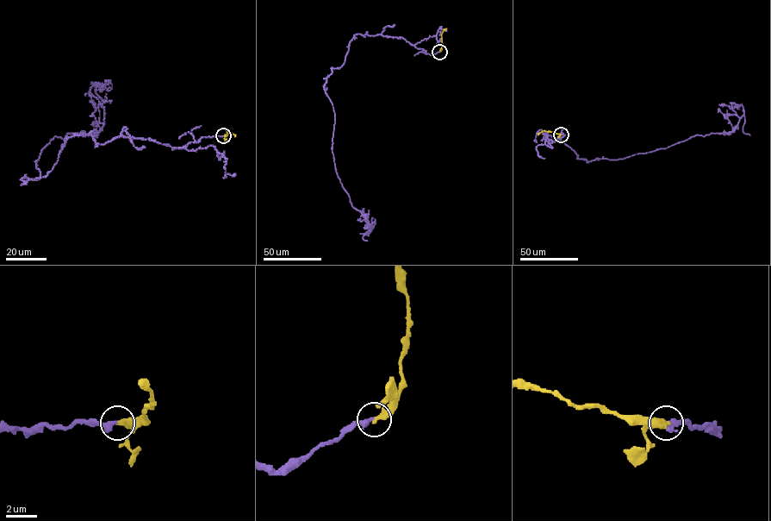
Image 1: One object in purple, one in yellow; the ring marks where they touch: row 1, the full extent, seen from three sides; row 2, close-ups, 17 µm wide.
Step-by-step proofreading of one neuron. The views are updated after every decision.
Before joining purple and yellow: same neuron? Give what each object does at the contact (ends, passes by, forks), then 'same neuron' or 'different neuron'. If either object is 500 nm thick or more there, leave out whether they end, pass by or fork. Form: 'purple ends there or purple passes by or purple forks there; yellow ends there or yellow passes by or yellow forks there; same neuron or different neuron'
purple ends there; yellow ends there; same neuron

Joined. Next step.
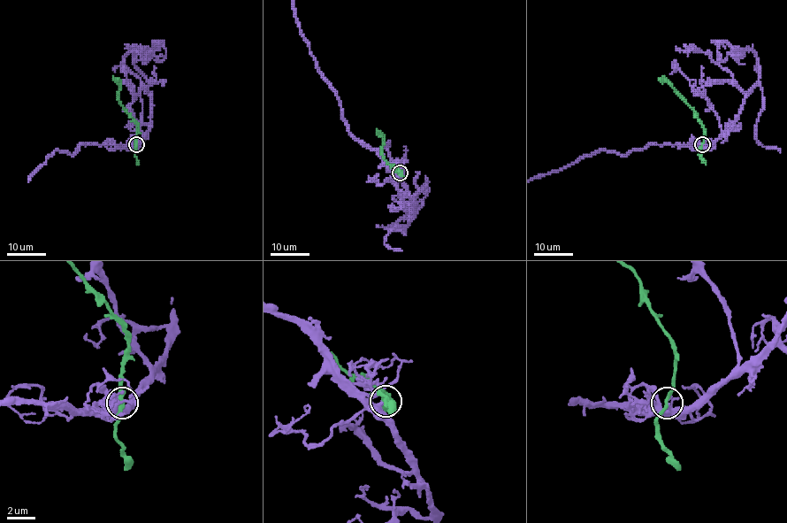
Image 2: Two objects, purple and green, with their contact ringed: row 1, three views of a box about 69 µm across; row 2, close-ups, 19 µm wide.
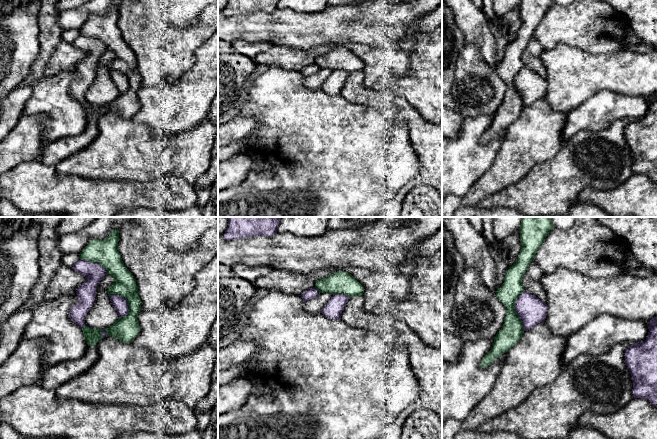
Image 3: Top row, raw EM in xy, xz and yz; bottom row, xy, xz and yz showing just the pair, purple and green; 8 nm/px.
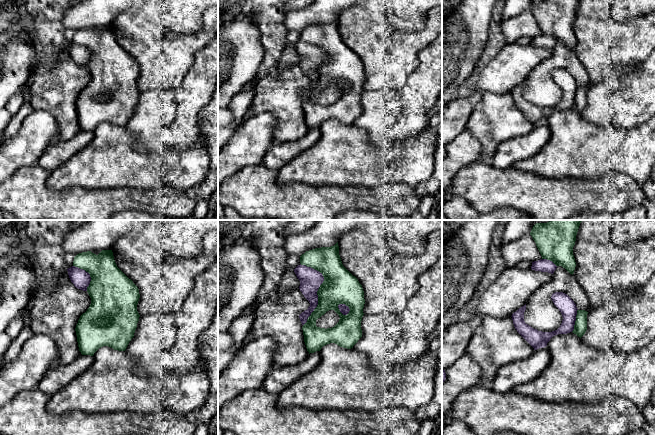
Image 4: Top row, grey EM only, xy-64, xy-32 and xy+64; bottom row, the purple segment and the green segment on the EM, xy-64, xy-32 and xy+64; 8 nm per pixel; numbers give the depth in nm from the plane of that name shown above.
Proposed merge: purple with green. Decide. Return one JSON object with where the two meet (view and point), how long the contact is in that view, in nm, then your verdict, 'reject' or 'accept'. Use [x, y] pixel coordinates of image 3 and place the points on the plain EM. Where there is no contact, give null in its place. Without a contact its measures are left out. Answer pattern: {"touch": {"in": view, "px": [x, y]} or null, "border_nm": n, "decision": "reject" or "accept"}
{"touch": {"in": "yz", "px": [515, 86]}, "border_nm": 320, "decision": "reject"}

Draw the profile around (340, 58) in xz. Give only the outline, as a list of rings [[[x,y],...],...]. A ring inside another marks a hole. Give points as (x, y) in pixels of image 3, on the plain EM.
[[[337,47],[333,50],[319,55],[315,59],[315,64],[320,68],[334,70],[344,70],[348,73],[362,72],[364,63],[351,50],[345,47]]]

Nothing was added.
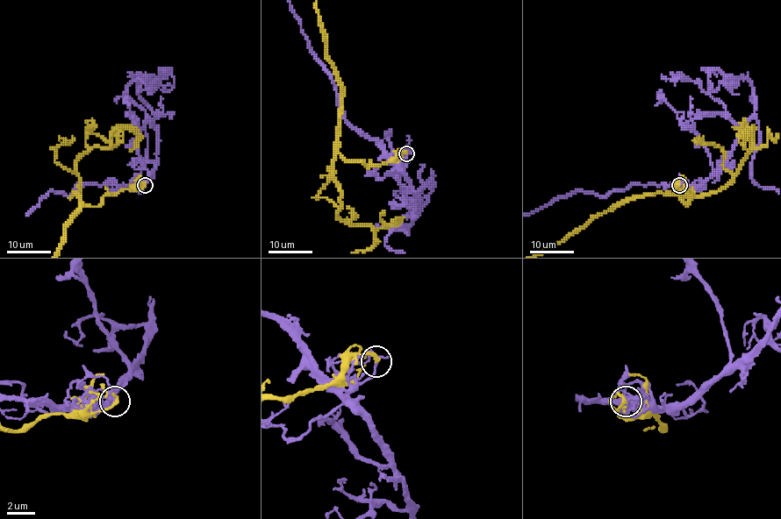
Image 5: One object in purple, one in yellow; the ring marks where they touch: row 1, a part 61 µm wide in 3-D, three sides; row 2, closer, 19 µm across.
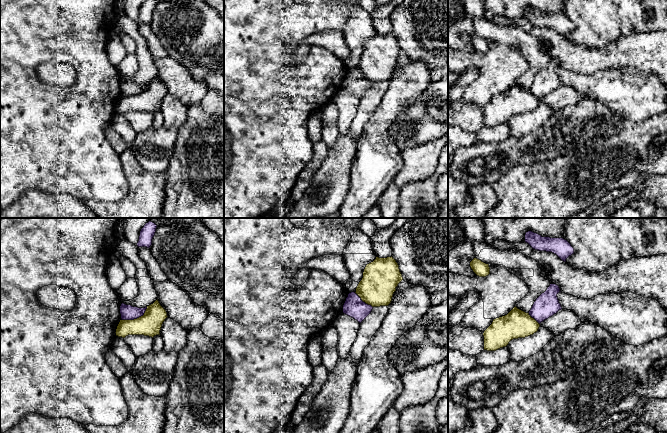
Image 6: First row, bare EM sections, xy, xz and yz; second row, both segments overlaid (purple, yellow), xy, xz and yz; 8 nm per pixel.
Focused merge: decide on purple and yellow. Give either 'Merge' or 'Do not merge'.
Do not merge

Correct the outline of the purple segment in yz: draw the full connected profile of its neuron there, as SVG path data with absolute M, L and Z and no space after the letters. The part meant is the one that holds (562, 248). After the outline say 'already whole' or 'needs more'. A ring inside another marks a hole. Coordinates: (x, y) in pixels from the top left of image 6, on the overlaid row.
M528 231L525 234L525 242L535 250L556 254L564 262L574 254L574 248L563 238L542 237L537 233Z; already whole

